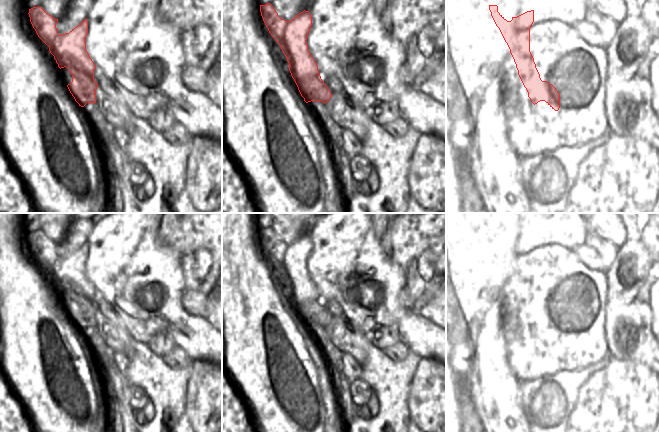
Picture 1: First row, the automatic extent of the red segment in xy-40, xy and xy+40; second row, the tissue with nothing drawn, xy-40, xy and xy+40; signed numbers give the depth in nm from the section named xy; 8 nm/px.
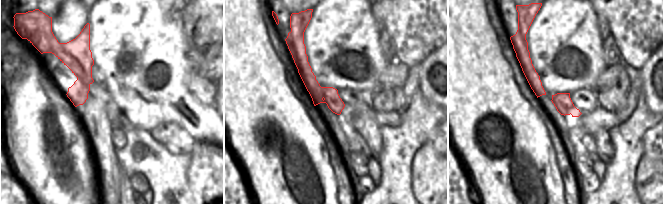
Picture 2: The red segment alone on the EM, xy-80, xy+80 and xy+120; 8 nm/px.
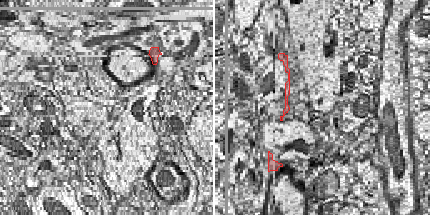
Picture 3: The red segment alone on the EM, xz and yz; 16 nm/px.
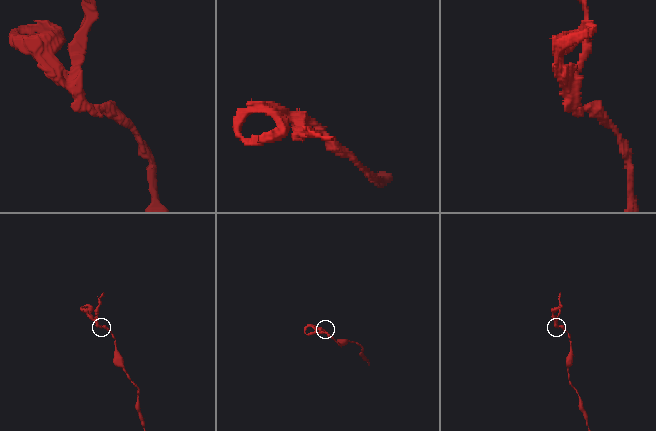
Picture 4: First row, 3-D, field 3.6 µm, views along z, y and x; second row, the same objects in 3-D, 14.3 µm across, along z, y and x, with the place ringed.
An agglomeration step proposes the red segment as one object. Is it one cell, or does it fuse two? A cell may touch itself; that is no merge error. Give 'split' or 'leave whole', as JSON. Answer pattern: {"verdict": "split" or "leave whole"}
{"verdict": "split"}

